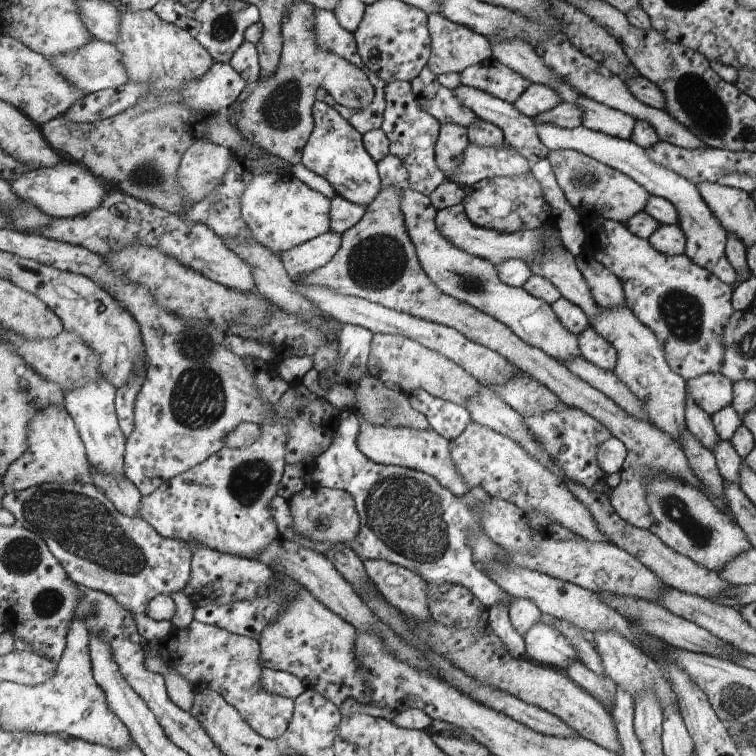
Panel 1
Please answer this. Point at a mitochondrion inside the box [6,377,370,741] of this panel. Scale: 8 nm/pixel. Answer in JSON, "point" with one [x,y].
{"point":[78,523]}

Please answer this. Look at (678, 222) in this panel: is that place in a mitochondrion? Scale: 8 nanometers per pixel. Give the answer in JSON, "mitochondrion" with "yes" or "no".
{"mitochondrion":"no"}

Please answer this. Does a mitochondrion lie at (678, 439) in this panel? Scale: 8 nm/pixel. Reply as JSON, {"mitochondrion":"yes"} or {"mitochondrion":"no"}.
{"mitochondrion":"no"}

